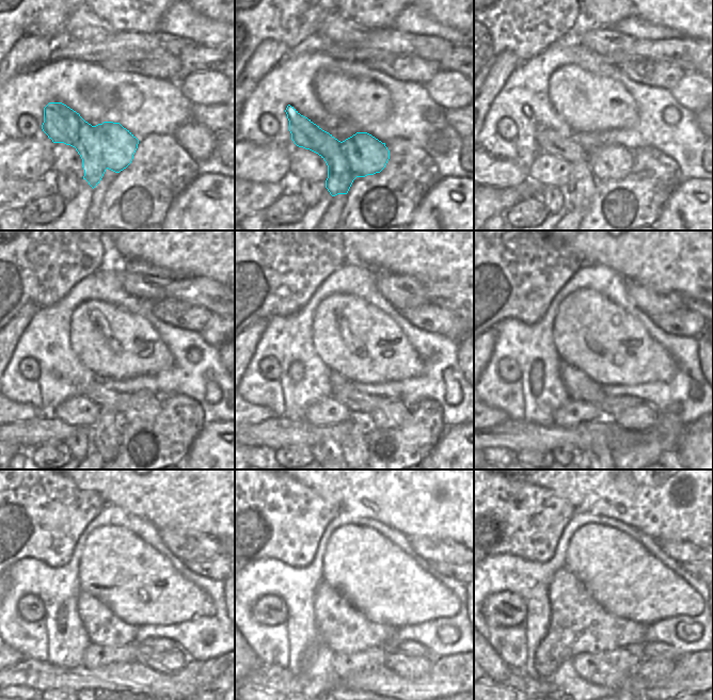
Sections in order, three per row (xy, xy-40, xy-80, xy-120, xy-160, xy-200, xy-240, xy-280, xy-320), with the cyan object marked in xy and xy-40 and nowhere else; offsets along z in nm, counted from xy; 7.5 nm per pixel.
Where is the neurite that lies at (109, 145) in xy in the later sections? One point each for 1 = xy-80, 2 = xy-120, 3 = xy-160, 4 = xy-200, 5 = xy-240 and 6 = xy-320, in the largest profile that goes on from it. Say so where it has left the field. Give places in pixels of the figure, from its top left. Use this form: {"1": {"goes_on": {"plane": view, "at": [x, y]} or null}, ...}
{"1": {"goes_on": {"plane": "xy-80", "at": [613, 162]}}, "2": {"goes_on": {"plane": "xy-120", "at": [142, 407]}}, "3": {"goes_on": {"plane": "xy-160", "at": [392, 415]}}, "4": {"goes_on": {"plane": "xy-200", "at": [643, 417]}}, "5": {"goes_on": {"plane": "xy-240", "at": [171, 662]}}, "6": {"goes_on": {"plane": "xy-320", "at": [655, 669]}}}

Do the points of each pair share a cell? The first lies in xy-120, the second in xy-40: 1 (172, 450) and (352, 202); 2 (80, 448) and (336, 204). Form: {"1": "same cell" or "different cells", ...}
{"1": "same cell", "2": "different cells"}

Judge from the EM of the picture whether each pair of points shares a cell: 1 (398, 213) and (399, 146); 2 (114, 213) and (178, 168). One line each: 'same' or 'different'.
1: same
2: same

